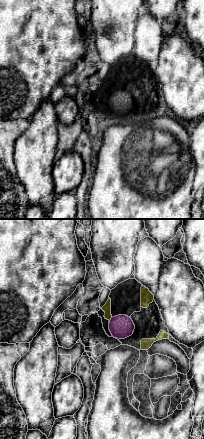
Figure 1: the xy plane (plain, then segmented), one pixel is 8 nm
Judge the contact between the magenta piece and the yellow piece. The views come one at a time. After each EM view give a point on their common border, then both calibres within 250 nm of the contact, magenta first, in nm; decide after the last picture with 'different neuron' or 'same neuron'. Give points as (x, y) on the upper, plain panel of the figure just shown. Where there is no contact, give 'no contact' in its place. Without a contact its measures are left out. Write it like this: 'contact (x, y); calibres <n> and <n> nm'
contact (110, 96); calibres 190 and 70 nm

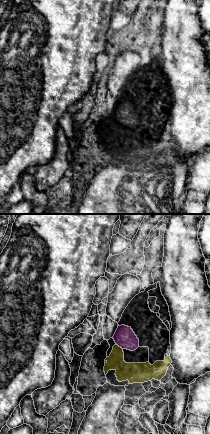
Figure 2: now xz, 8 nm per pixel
contact (119, 122); calibres 170 and 160 nm

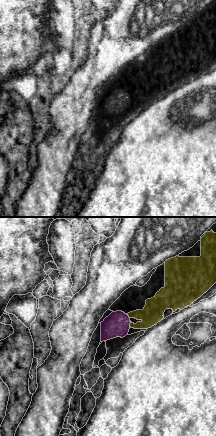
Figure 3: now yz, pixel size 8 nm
contact (129, 100); calibres 200 and 170 nm

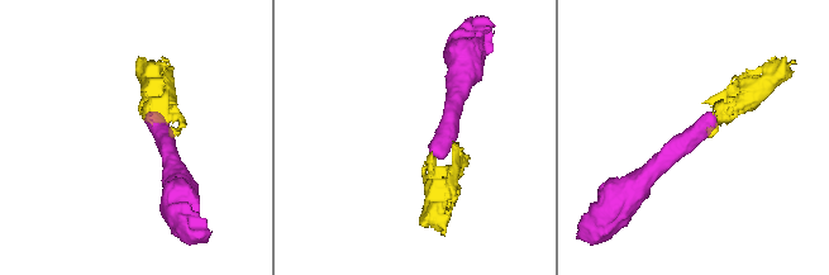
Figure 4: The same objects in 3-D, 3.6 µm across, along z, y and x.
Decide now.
same neuron

